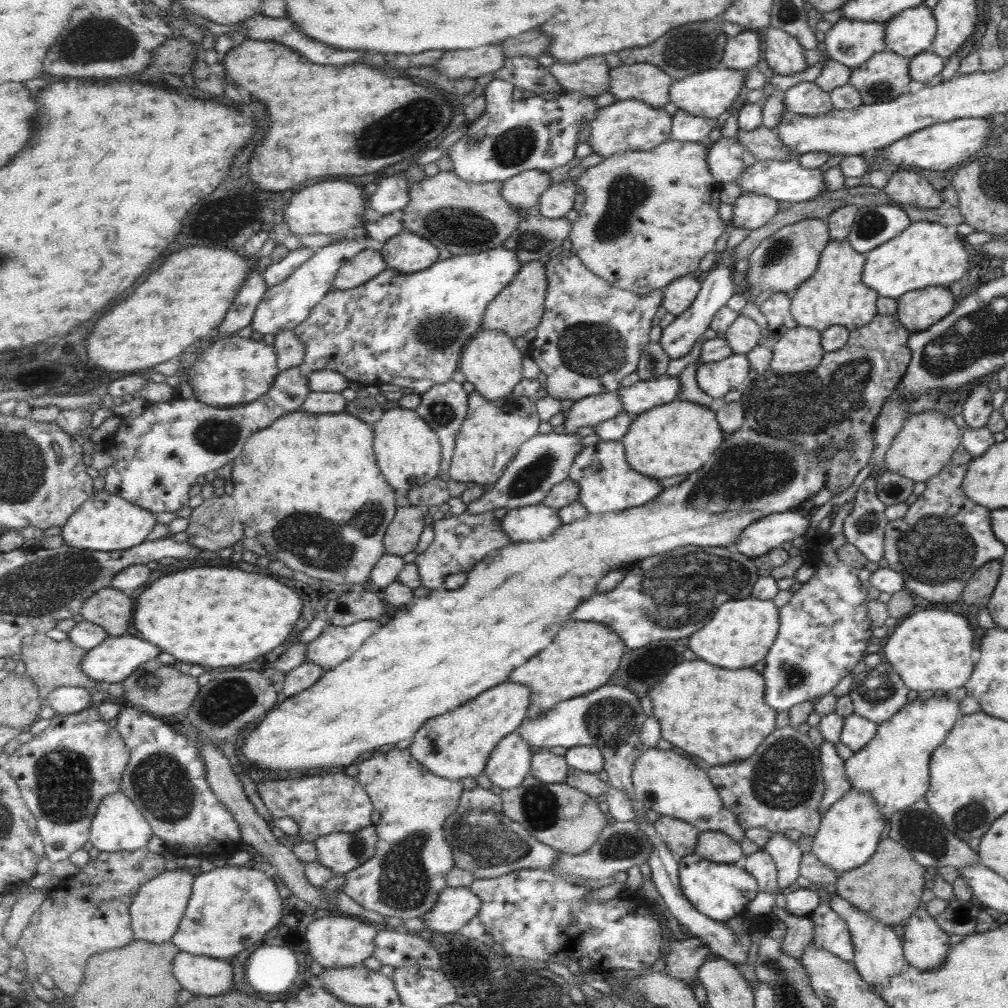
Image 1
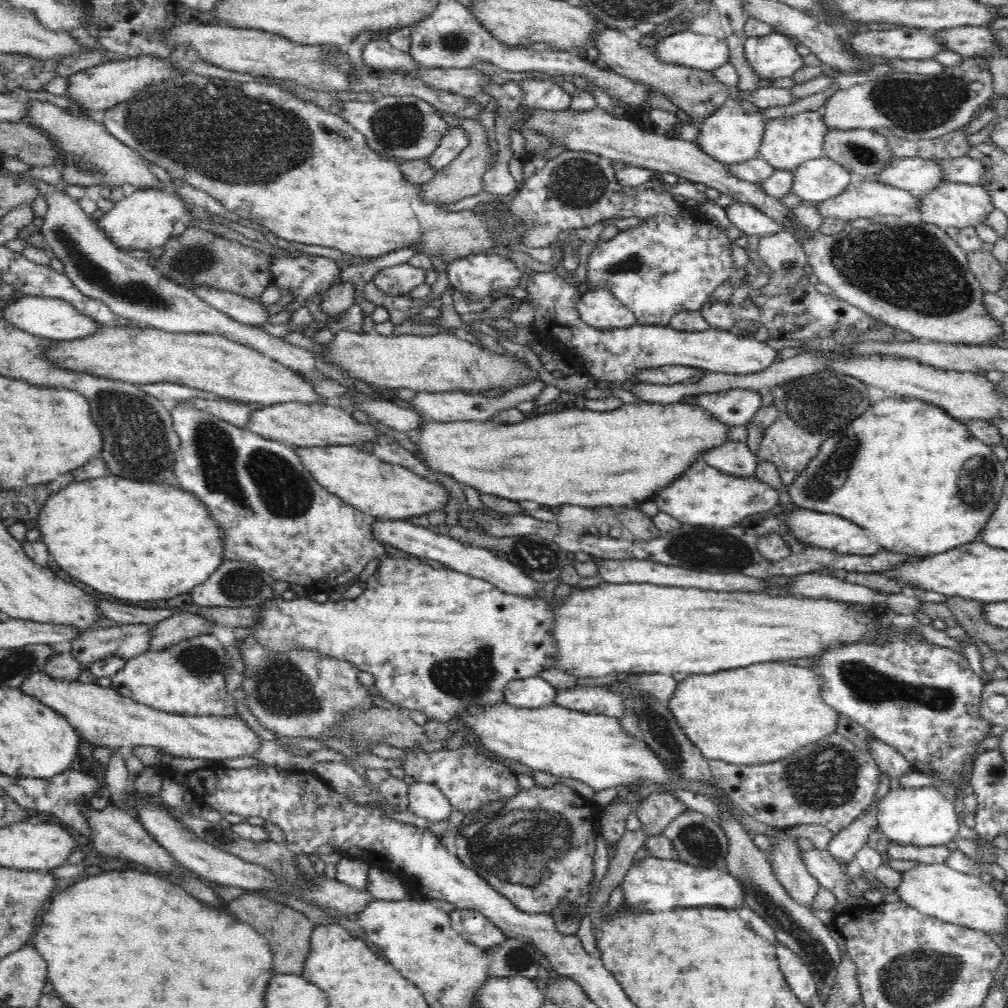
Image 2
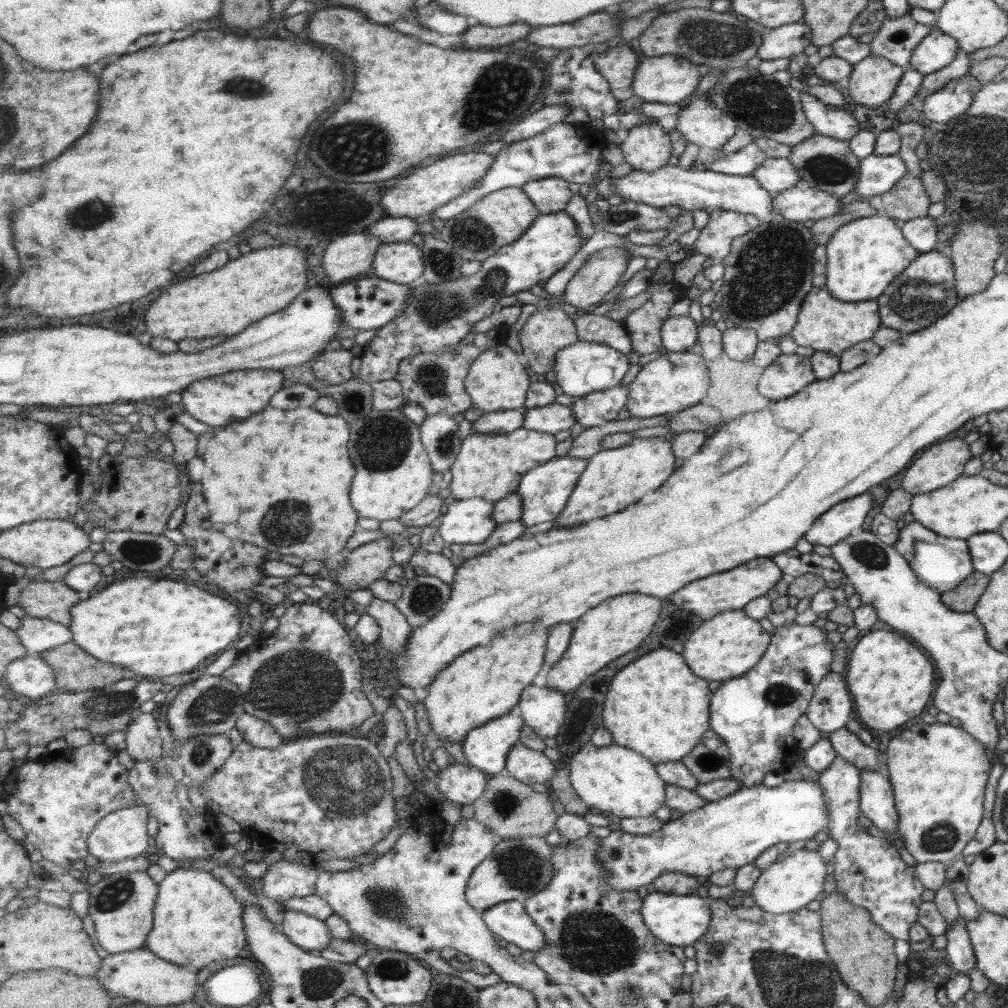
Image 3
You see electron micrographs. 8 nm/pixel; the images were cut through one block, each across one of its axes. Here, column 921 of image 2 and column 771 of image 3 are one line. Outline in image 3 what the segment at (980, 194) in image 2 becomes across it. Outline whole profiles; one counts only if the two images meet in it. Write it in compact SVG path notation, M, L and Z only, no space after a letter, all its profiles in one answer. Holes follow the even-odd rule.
M668 165L654 172L633 170L624 177L614 178L614 182L615 192L624 201L642 202L654 207L676 205L681 209L702 210L709 214L718 210L754 214L759 220L764 219L764 222L770 222L773 215L772 197L752 175L736 176L709 169L696 171L679 165Z

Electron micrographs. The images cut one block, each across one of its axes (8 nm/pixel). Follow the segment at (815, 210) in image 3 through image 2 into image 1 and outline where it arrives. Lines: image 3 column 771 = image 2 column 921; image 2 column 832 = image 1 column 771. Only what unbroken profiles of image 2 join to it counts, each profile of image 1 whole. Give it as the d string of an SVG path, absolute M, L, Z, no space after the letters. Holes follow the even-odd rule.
M745 192L732 205L734 216L732 228L755 229L764 227L779 212L778 201L768 196L758 196L754 192Z

